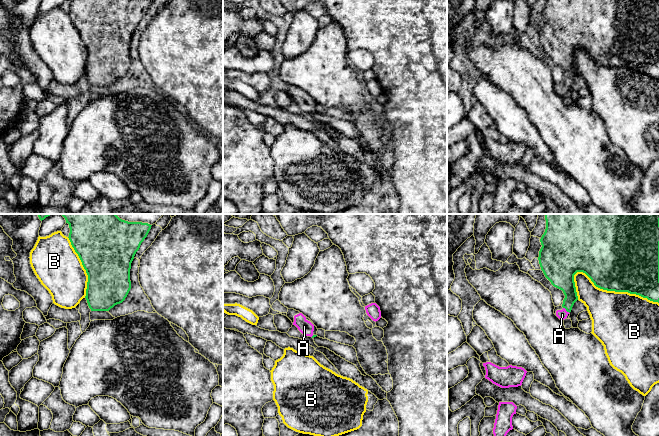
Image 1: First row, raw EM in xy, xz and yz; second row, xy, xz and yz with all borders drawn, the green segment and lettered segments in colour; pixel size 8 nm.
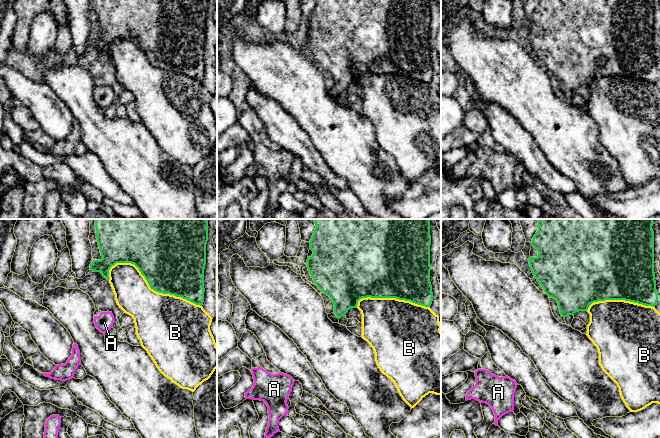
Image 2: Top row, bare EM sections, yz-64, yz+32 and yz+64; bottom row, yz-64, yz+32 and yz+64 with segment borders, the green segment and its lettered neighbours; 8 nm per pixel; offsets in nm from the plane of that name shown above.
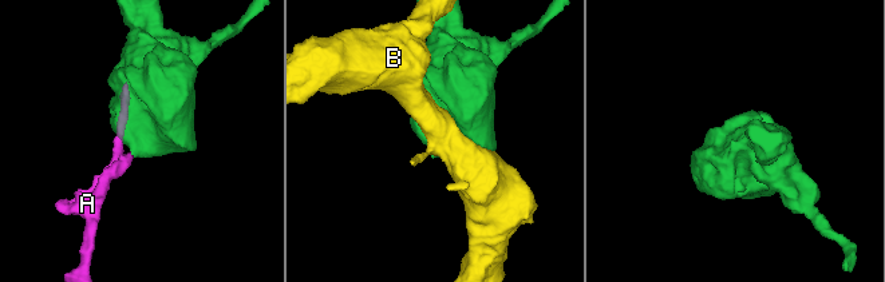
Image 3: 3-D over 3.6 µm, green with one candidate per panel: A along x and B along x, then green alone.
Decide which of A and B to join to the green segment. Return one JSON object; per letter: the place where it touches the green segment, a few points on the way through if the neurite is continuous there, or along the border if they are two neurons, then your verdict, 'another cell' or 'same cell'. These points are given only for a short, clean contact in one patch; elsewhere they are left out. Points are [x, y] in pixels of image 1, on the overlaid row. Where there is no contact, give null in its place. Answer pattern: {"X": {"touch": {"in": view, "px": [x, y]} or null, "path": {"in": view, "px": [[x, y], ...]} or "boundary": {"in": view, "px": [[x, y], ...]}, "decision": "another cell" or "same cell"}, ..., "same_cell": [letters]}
{"A": {"touch": {"in": "yz", "px": [566, 310]}, "decision": "same cell"}, "B": {"touch": {"in": "yz", "px": [615, 291]}, "decision": "another cell"}, "same_cell": ["A"]}

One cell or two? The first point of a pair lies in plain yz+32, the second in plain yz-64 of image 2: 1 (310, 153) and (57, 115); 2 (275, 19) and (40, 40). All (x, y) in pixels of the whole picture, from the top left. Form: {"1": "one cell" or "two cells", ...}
{"1": "one cell", "2": "one cell"}

